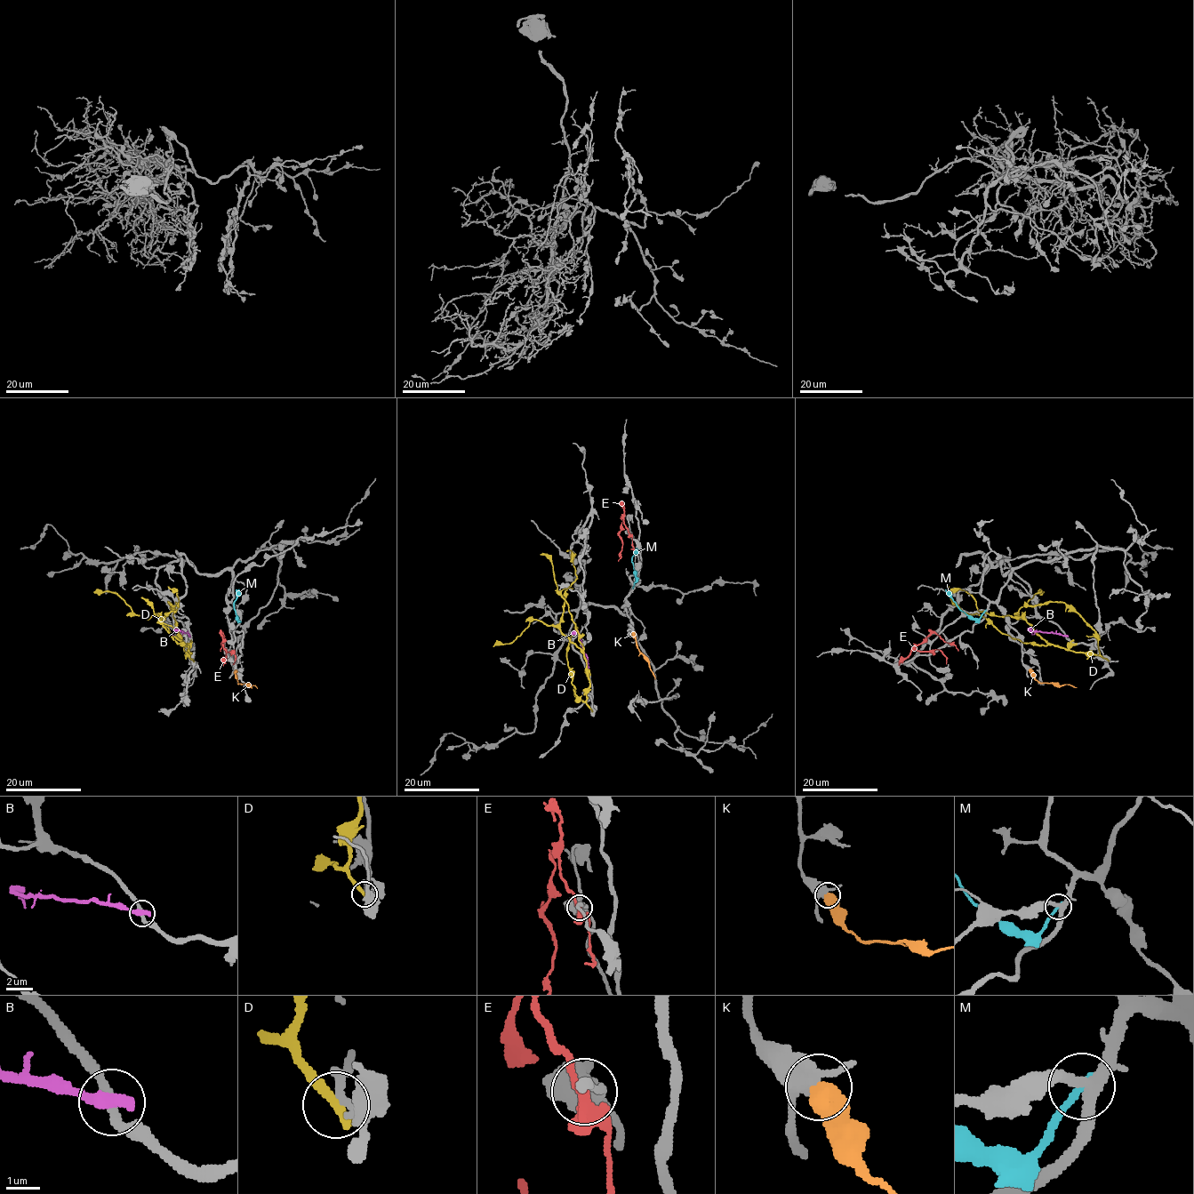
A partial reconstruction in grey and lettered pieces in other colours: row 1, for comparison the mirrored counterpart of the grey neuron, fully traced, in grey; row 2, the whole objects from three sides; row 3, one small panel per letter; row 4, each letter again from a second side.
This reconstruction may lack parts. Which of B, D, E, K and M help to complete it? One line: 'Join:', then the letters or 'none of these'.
Join: none of these

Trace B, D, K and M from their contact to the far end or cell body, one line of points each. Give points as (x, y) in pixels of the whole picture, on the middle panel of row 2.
B: (588, 668), (582, 640), (578, 633), (571, 634)
D: (590, 709), (587, 703), (589, 679), (584, 653), (559, 628), (565, 591), (576, 578), (572, 552), (566, 551)
K: (633, 632), (637, 649), (648, 662), (654, 679)
M: (633, 587), (635, 571), (632, 556), (637, 548)

